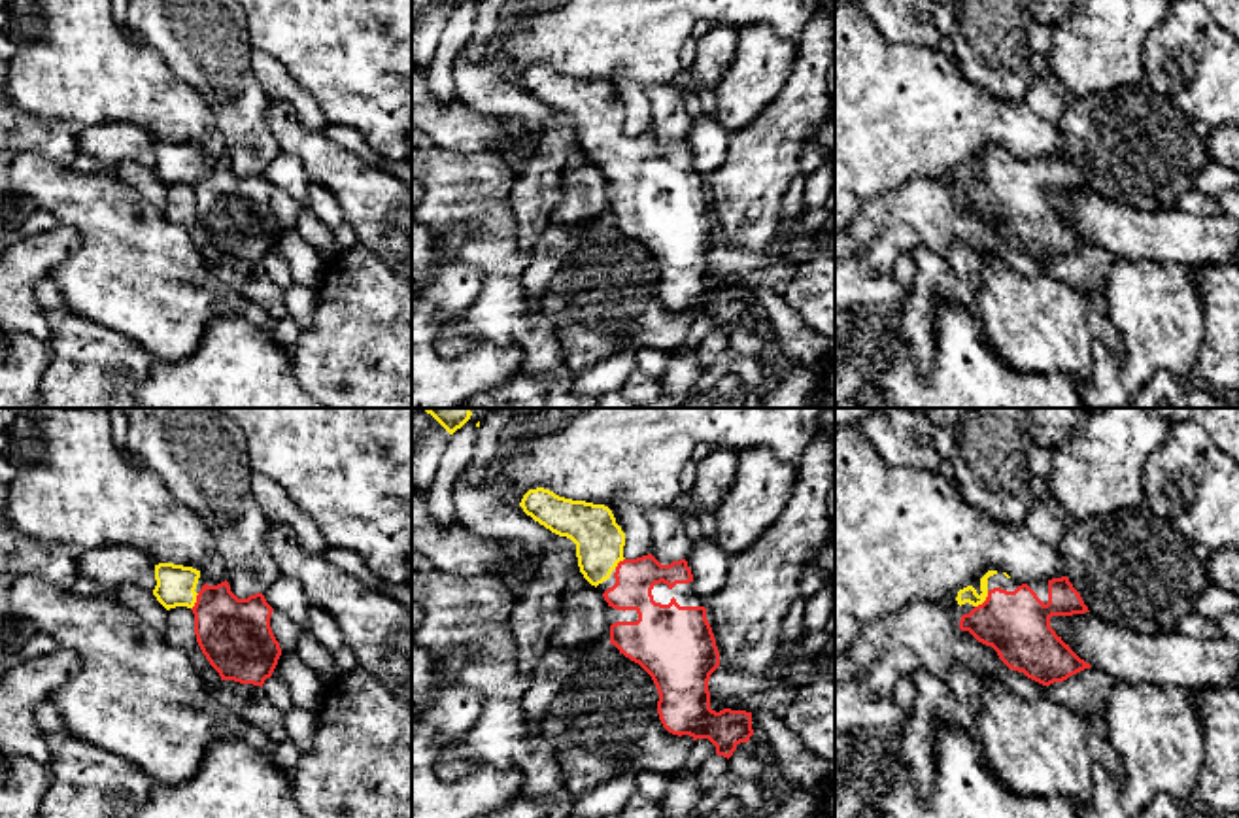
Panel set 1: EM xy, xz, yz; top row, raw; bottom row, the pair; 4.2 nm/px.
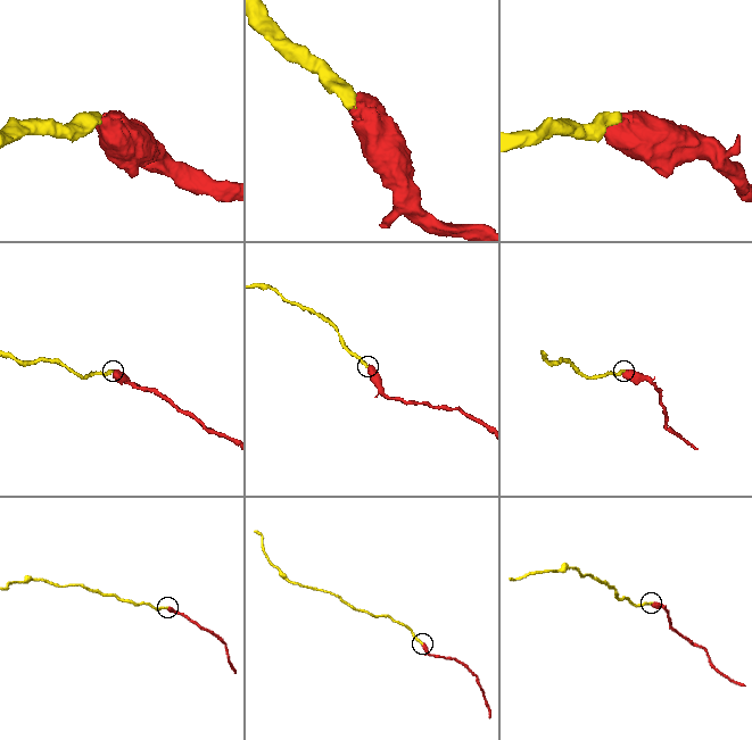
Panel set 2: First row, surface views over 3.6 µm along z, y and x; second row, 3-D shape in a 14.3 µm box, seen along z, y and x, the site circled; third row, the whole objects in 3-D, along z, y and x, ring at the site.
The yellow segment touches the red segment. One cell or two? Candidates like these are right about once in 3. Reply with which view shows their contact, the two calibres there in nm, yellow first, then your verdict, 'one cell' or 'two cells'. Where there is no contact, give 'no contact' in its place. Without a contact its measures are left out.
yz | 70/280 nm | one cell

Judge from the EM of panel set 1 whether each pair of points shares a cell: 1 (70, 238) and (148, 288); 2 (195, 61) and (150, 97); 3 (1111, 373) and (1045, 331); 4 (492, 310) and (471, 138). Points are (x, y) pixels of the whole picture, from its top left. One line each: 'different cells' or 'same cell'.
1: different cells
2: different cells
3: different cells
4: different cells

